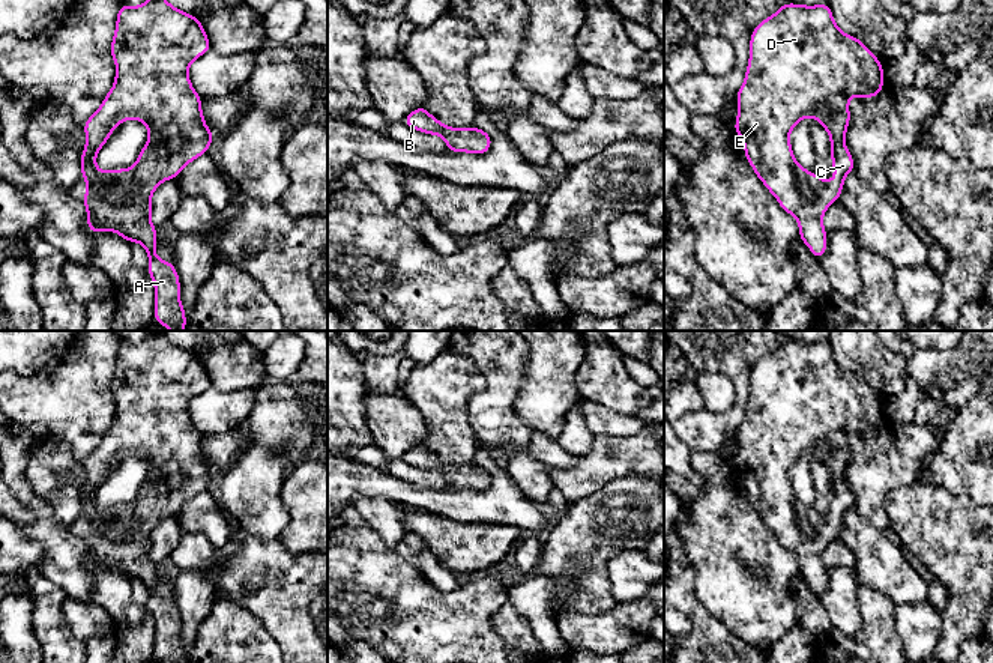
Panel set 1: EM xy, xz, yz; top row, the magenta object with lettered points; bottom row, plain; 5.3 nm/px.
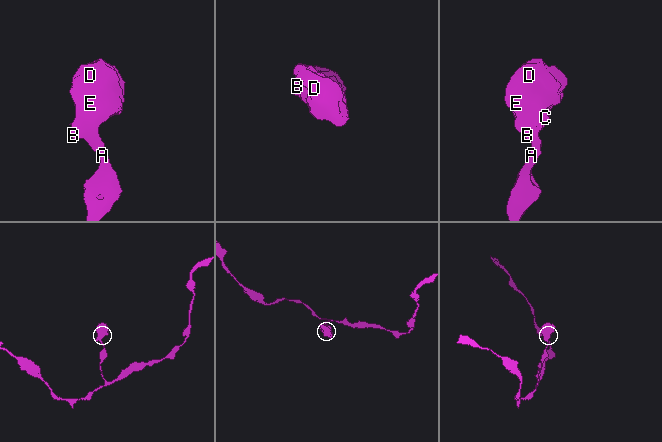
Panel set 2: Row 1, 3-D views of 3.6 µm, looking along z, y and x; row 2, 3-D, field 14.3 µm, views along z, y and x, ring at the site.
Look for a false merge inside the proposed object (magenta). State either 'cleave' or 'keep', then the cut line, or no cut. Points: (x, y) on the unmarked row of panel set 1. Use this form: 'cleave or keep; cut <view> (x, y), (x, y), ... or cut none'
keep; cut none

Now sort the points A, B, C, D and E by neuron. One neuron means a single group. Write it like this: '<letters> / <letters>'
A B C D E

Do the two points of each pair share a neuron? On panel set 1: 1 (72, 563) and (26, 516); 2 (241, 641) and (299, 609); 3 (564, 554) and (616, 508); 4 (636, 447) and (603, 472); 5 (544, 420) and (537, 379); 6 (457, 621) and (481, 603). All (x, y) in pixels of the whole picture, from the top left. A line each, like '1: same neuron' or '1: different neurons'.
1: different neurons
2: different neurons
3: same neuron
4: same neuron
5: same neuron
6: same neuron

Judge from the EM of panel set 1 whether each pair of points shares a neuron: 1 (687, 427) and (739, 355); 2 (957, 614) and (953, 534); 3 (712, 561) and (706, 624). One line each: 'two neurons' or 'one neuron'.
1: one neuron
2: one neuron
3: two neurons

